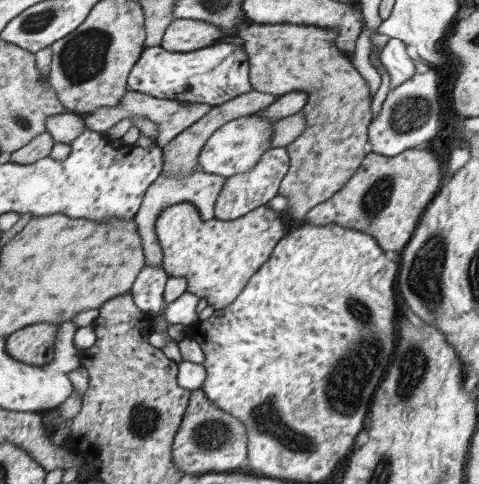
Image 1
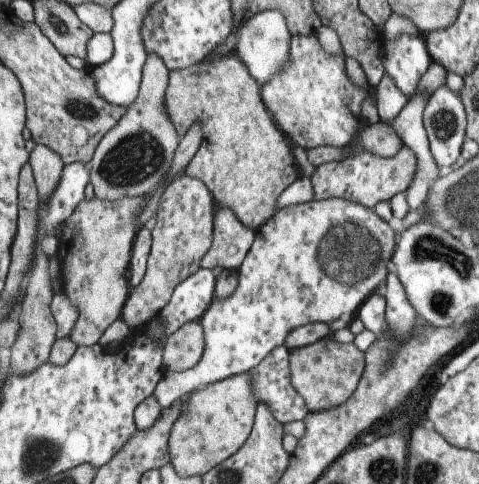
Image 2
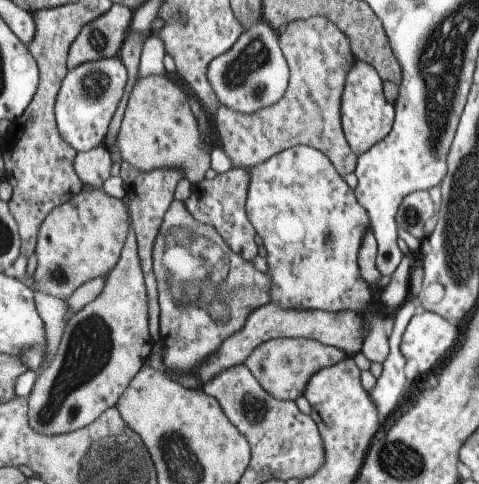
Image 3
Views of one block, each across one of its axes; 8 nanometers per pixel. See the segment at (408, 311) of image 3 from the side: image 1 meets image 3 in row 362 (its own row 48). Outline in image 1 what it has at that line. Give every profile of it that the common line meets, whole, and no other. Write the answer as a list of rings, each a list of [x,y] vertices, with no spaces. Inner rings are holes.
[[[389,40],[381,54],[379,54],[379,62],[381,66],[387,70],[389,78],[391,78],[391,84],[389,84],[389,90],[395,88],[395,86],[401,86],[405,84],[405,80],[409,80],[413,74],[415,74],[415,68],[413,68],[413,60],[405,54],[405,44],[401,44],[401,40]]]

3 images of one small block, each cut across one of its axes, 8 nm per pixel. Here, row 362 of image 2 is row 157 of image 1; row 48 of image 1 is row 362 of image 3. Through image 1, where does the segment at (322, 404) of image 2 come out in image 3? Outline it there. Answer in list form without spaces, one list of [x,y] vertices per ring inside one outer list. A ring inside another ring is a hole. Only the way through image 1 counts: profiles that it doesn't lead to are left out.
[[[173,200],[167,212],[163,214],[161,234],[155,236],[151,258],[153,276],[159,292],[159,330],[161,346],[165,350],[165,374],[183,388],[201,388],[197,368],[221,348],[221,342],[225,338],[237,334],[237,330],[243,330],[245,320],[253,310],[269,304],[269,276],[257,272],[251,262],[245,262],[241,256],[233,254],[229,246],[223,242],[223,238],[215,232],[215,228],[193,220],[185,210],[185,202],[179,200]],[[277,338],[267,344],[257,346],[251,354],[249,360],[245,360],[245,368],[255,376],[259,386],[273,398],[281,402],[295,402],[297,396],[303,396],[307,382],[313,374],[317,374],[323,368],[331,368],[337,362],[347,358],[345,350],[307,340],[307,338]]]

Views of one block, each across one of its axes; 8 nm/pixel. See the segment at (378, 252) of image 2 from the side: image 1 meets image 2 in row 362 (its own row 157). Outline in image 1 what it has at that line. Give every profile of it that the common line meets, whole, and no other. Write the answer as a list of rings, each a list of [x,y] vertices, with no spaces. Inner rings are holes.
[[[255,114],[251,116],[241,116],[235,120],[229,120],[225,124],[221,124],[203,144],[199,156],[197,156],[197,168],[201,172],[207,174],[217,174],[223,178],[229,178],[233,174],[241,174],[247,172],[251,168],[255,168],[257,160],[271,150],[271,134],[273,134],[273,124],[271,120],[263,120]]]

